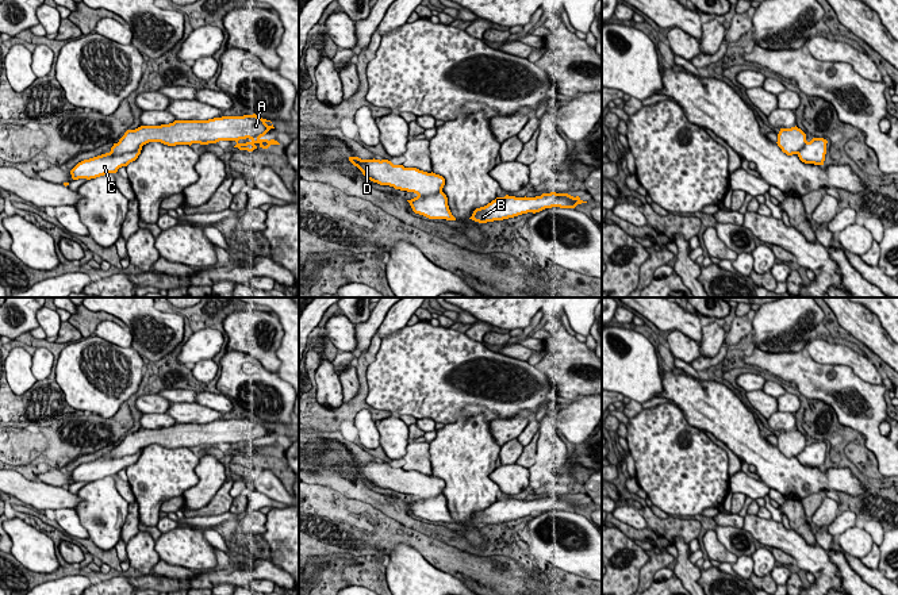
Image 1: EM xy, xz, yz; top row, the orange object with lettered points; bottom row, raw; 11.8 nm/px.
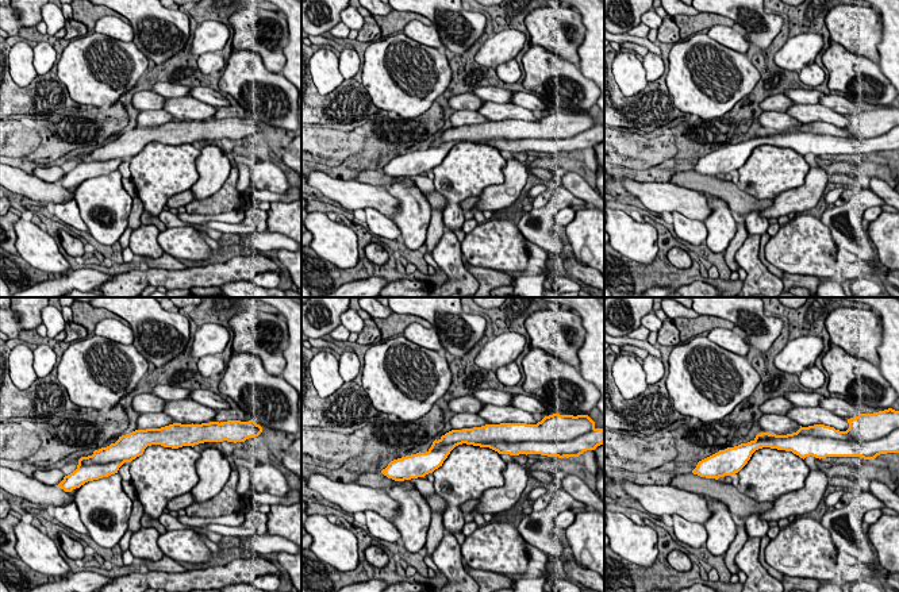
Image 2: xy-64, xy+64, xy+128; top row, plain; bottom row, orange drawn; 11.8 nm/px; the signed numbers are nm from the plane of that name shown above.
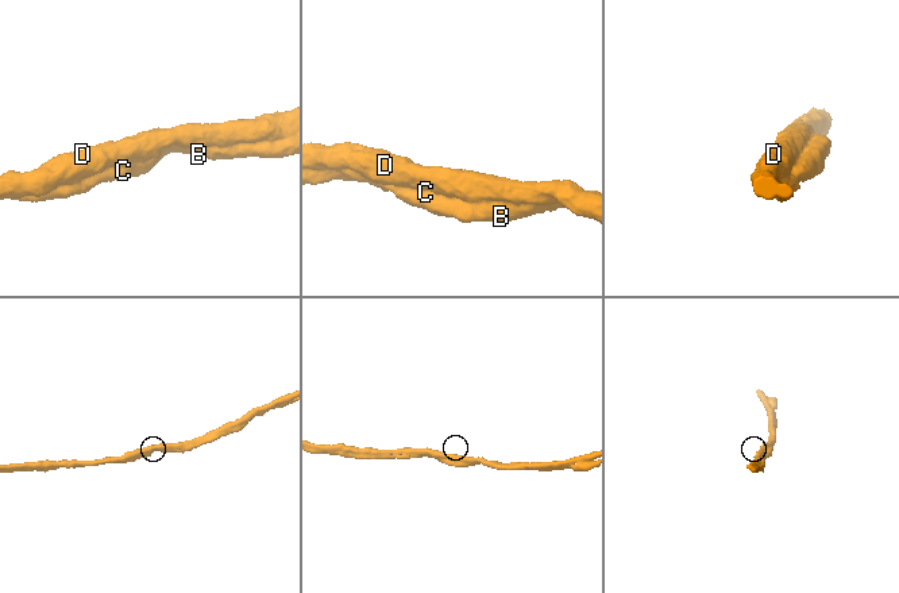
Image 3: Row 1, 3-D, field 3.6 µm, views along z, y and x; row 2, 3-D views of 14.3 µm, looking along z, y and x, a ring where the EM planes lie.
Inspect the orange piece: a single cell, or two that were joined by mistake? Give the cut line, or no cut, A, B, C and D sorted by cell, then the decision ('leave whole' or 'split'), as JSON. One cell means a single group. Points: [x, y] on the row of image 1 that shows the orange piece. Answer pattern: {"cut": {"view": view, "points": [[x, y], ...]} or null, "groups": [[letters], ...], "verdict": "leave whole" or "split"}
{"cut": null, "groups": [["A", "B", "C", "D"]], "verdict": "leave whole"}

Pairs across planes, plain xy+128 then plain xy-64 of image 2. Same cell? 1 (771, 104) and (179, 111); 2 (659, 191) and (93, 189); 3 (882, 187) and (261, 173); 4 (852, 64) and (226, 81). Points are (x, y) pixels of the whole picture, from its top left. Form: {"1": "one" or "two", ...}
{"1": "two", "2": "two", "3": "one", "4": "one"}

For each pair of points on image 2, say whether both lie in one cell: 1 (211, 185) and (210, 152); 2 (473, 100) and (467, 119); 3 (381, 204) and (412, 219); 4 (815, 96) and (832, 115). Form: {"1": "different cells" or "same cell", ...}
{"1": "same cell", "2": "same cell", "3": "different cells", "4": "different cells"}

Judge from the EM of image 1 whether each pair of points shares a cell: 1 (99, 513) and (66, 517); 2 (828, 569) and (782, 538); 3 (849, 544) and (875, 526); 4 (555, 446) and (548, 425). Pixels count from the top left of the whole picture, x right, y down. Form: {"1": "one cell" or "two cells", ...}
{"1": "one cell", "2": "one cell", "3": "two cells", "4": "one cell"}

